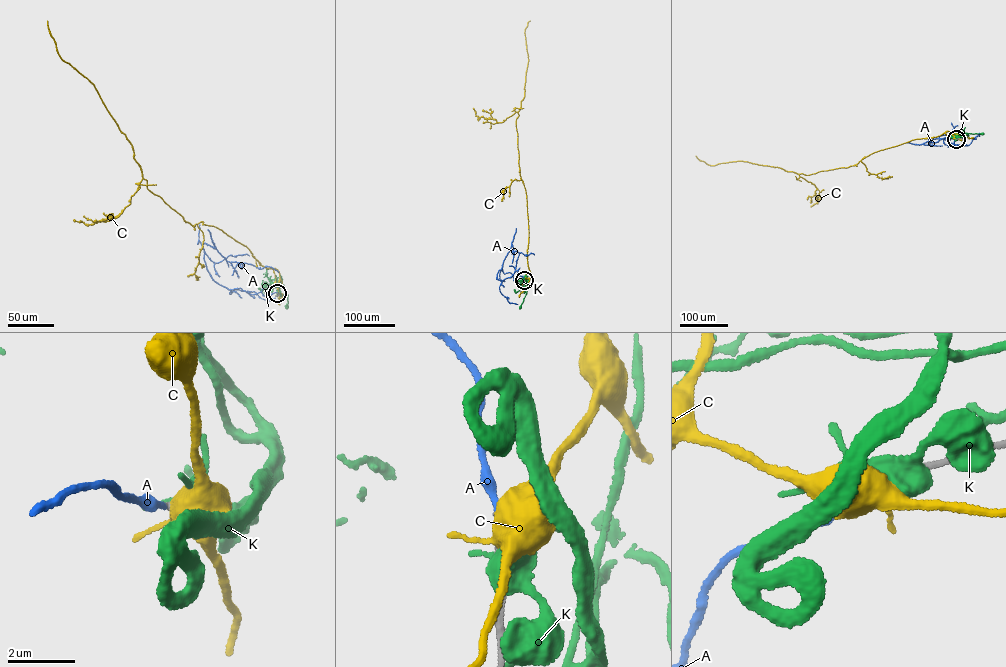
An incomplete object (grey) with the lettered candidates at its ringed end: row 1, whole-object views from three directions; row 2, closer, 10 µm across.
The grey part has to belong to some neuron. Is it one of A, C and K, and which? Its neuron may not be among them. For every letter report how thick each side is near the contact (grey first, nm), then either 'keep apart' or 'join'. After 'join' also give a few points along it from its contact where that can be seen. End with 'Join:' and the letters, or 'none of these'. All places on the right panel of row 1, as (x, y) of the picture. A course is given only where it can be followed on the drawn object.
A: 160/260 nm | join | via (956, 139), (949, 145), (961, 146), (943, 138), (922, 144), (929, 145), (945, 137), (945, 145)
C: 200/650 nm | keep apart
K: 150/460 nm | keep apart
Join: A

